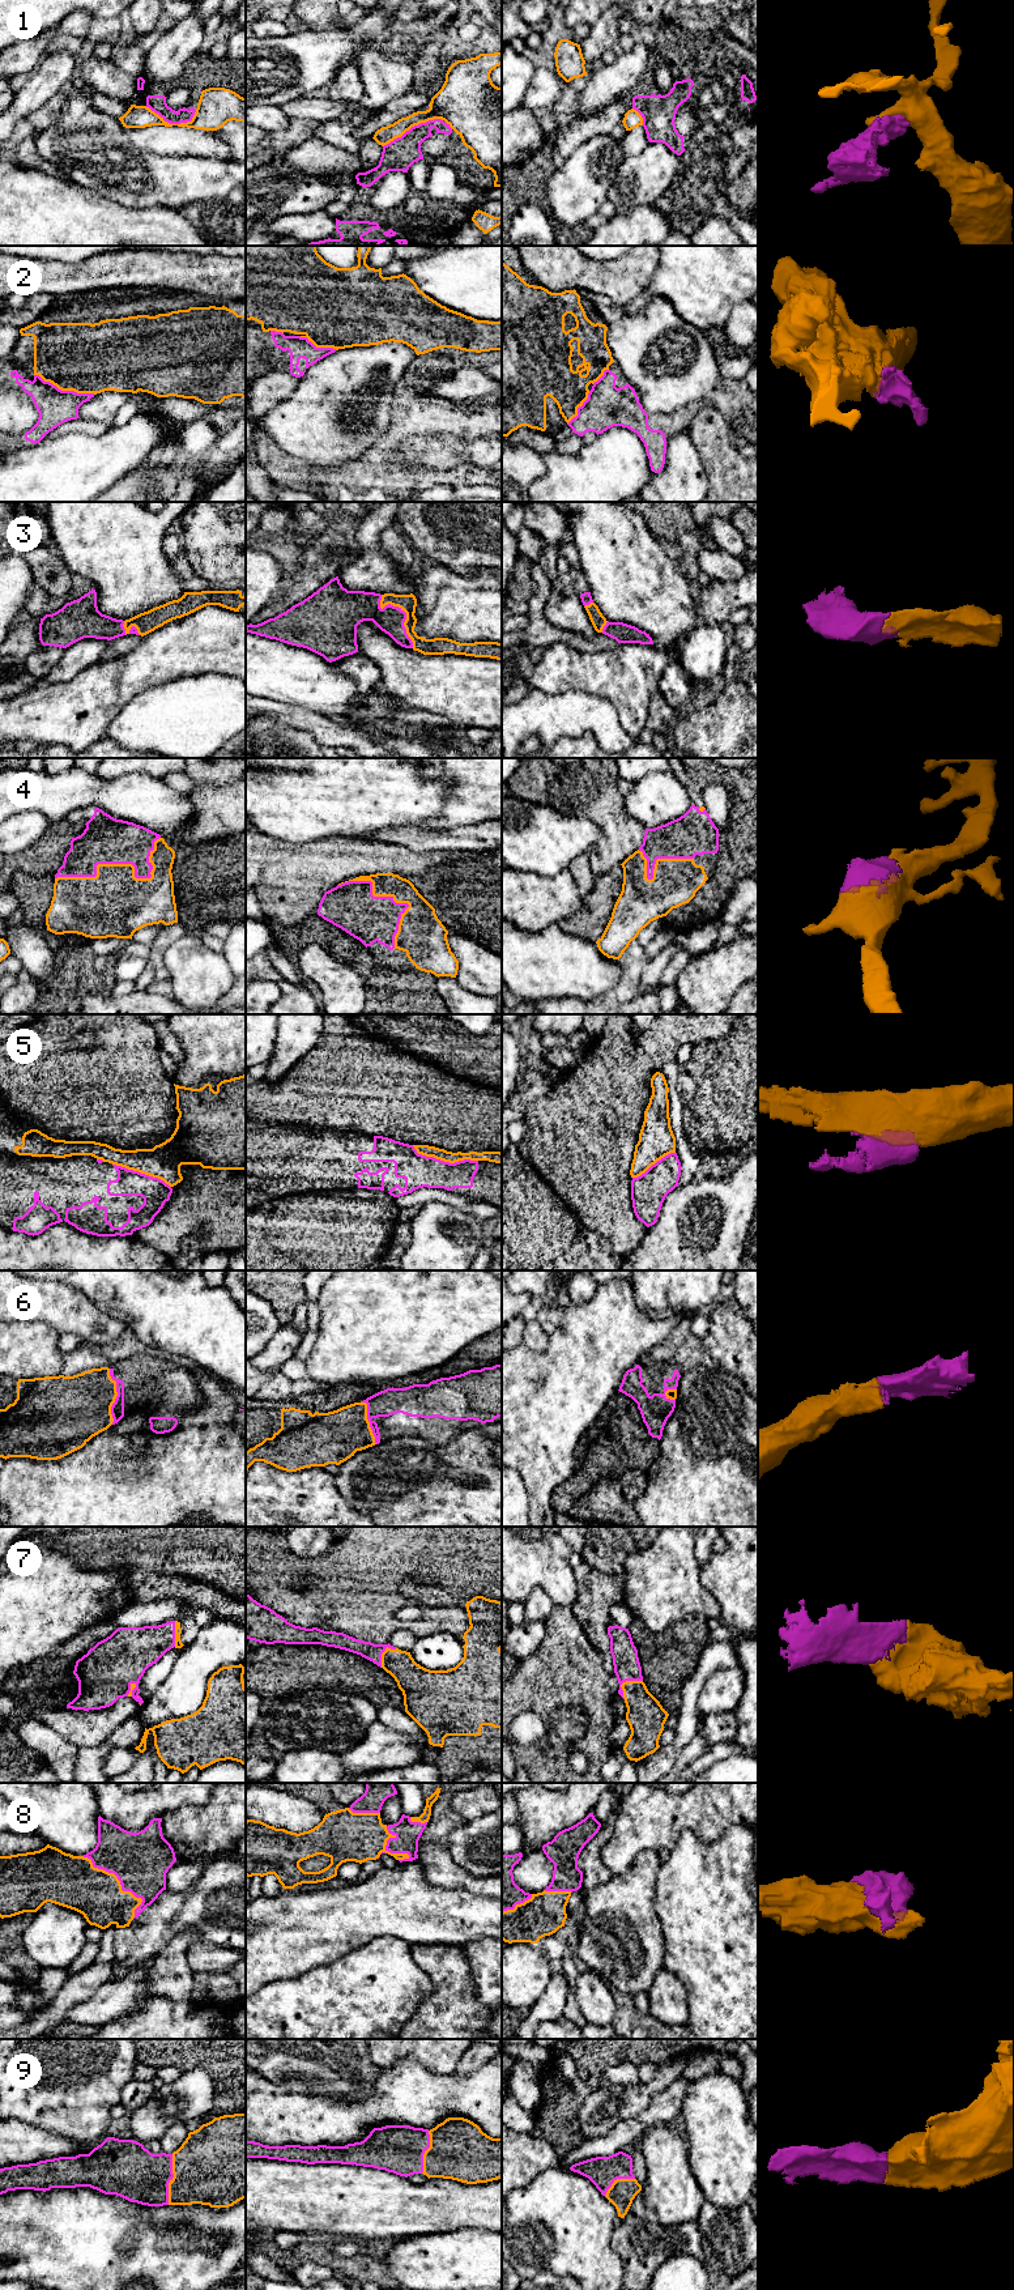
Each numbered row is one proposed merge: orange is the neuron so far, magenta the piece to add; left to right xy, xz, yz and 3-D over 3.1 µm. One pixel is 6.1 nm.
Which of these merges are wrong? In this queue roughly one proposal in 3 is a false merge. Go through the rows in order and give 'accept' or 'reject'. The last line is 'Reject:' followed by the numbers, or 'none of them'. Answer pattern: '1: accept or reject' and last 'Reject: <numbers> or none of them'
1: reject
2: reject
3: accept
4: accept
5: reject
6: accept
7: accept
8: accept
9: accept
Reject: 1, 2, 5

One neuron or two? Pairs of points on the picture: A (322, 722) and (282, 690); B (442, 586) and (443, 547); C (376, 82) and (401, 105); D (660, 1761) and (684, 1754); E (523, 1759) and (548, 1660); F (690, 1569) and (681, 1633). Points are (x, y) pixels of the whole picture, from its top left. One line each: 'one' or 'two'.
A: two
B: two
C: two
D: two
E: one
F: two

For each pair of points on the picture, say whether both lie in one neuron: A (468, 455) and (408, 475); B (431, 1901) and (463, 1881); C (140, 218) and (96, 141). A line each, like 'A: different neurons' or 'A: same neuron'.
A: different neurons
B: different neurons
C: different neurons

